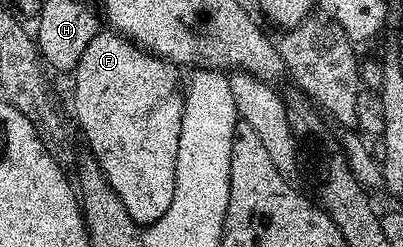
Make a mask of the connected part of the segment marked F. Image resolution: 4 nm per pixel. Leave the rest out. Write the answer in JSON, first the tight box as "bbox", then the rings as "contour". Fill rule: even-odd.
{"bbox":[71,29,185,225],"contour":[[[105,29],[98,33],[97,36],[91,41],[91,45],[87,45],[87,50],[83,52],[83,57],[79,57],[79,65],[76,71],[72,72],[71,79],[73,79],[73,111],[77,114],[76,126],[79,128],[81,126],[81,131],[85,134],[85,139],[89,142],[89,147],[93,150],[93,155],[97,158],[97,163],[101,166],[101,171],[103,174],[104,182],[111,185],[111,189],[115,189],[115,193],[119,193],[119,201],[123,201],[123,206],[126,207],[127,213],[131,213],[133,220],[139,225],[148,225],[159,221],[159,217],[163,217],[163,213],[167,213],[167,209],[171,206],[171,197],[175,197],[175,161],[179,157],[179,129],[181,128],[181,122],[183,121],[183,105],[185,104],[185,96],[183,94],[183,75],[181,79],[182,72],[178,70],[176,66],[172,63],[168,63],[165,59],[161,59],[158,55],[152,55],[149,51],[144,51],[142,47],[137,46],[136,43],[131,39],[126,39],[123,35],[118,35],[112,30]]]}

